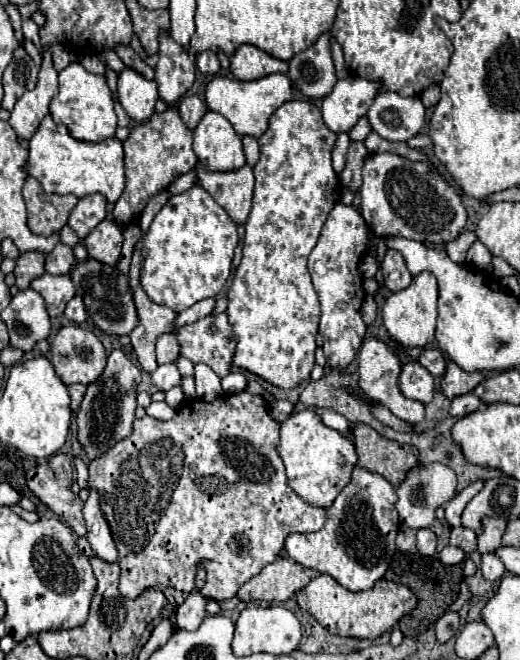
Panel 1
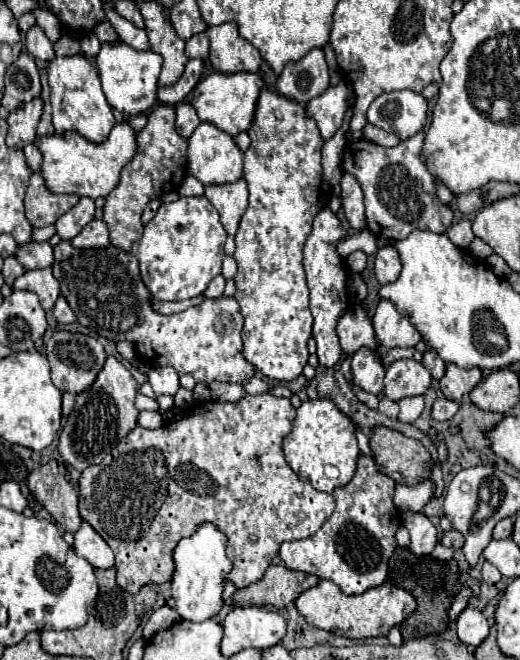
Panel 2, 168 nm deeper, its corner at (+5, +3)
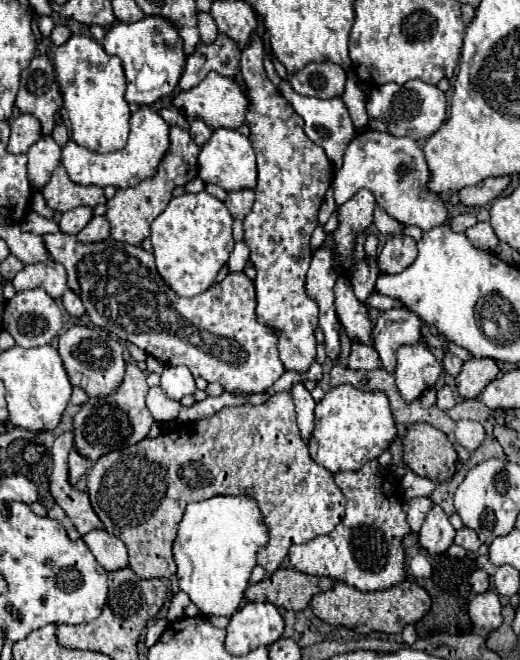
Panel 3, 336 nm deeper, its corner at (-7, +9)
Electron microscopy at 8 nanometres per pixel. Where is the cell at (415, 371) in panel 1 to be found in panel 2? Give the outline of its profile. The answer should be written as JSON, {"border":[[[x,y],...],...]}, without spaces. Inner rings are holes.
{"border":[[[398,360],[388,366],[384,378],[384,396],[400,400],[406,396],[422,396],[430,388],[430,372],[416,360]]]}

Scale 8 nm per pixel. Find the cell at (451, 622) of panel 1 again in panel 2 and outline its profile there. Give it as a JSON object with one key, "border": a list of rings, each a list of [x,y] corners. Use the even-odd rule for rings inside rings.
{"border":[[[462,588],[462,592],[456,596],[454,604],[452,604],[452,606],[450,606],[450,610],[448,610],[450,624],[454,624],[454,622],[456,622],[456,618],[458,618],[458,614],[460,614],[460,612],[466,608],[468,598],[470,598],[470,590],[468,590],[468,588]]]}

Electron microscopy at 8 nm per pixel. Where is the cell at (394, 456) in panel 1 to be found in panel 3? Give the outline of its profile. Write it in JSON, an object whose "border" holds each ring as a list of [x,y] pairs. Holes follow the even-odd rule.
{"border":[[[416,424],[416,428],[410,426],[402,438],[402,444],[402,462],[418,476],[430,478],[434,482],[452,480],[458,454],[442,430],[430,424]]]}

